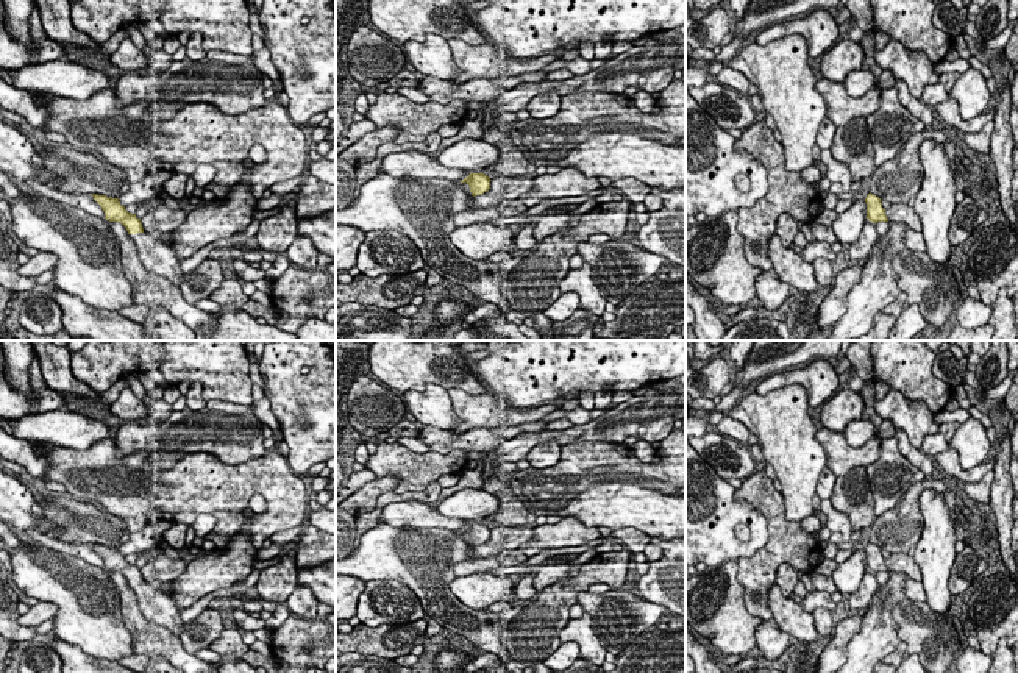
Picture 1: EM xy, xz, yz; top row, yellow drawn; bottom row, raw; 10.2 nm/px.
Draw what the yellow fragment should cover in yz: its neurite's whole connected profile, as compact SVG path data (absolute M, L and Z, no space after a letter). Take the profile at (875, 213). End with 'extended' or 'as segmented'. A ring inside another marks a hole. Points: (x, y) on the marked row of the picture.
M871 192L865 198L867 203L867 219L873 223L888 222L885 209L882 208L881 198Z; as segmented

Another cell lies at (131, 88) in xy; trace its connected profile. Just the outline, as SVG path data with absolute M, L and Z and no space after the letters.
M123 75L116 86L117 108L125 108L131 103L142 101L150 92L155 92L162 84L159 75Z

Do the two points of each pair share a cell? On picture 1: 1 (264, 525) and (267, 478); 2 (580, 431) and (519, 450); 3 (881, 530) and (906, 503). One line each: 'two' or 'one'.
1: one
2: one
3: one

